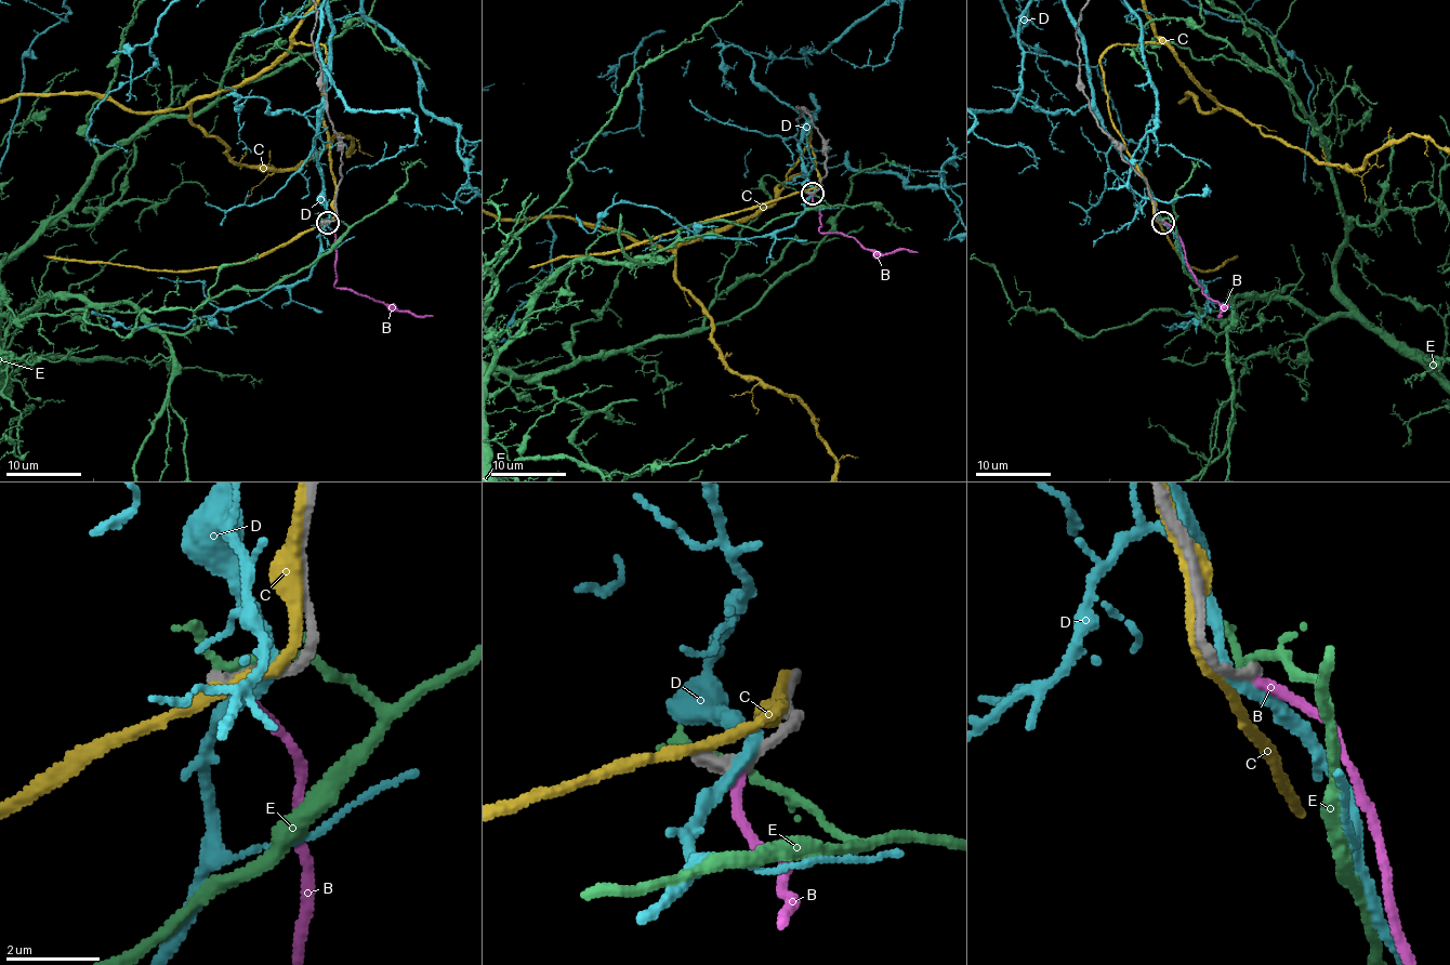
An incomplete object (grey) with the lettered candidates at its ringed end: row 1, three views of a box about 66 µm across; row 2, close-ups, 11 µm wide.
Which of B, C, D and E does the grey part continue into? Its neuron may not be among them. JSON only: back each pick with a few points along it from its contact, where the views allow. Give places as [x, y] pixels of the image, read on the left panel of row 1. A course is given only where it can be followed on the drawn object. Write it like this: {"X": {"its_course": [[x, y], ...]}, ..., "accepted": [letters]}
{"B": {"its_course": [[328, 223], [333, 232], [335, 287], [353, 289], [417, 315], [432, 315]]}, "accepted": ["B"]}

